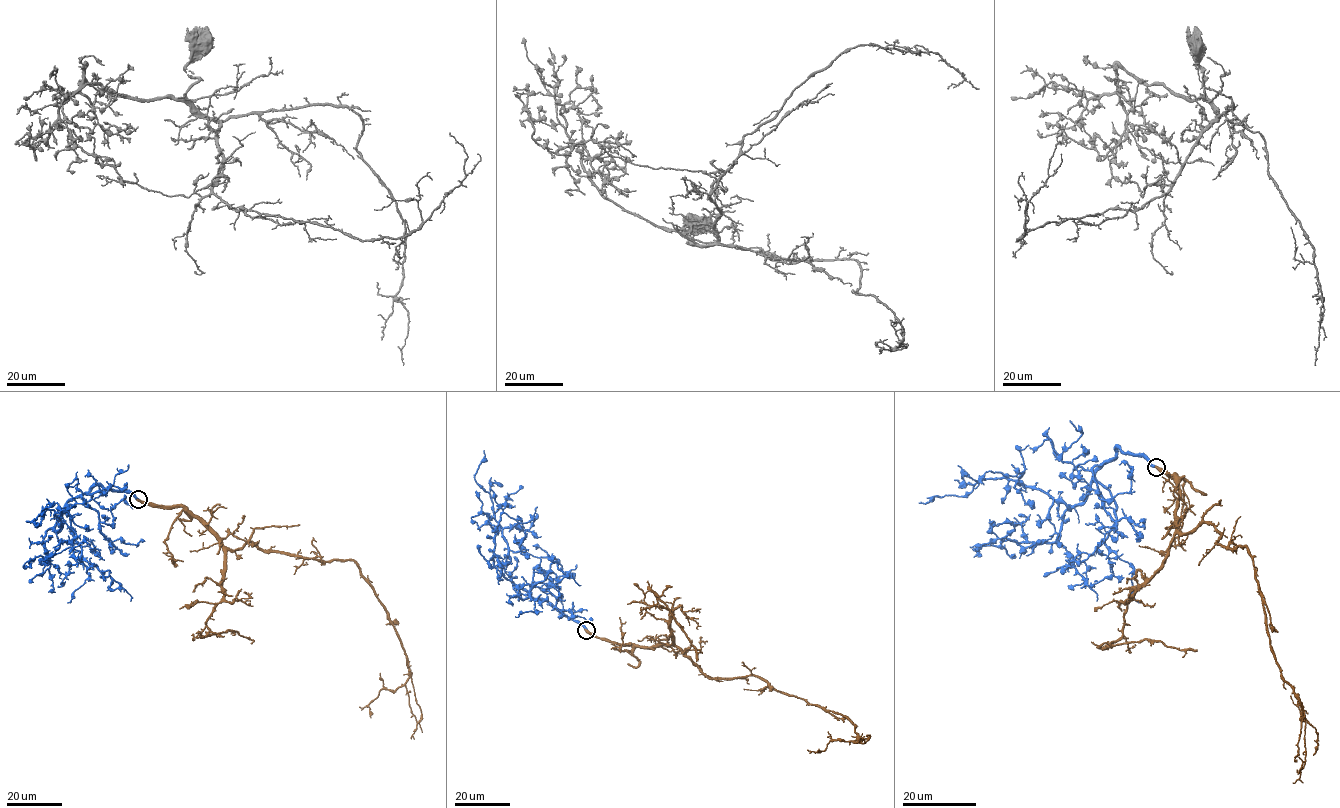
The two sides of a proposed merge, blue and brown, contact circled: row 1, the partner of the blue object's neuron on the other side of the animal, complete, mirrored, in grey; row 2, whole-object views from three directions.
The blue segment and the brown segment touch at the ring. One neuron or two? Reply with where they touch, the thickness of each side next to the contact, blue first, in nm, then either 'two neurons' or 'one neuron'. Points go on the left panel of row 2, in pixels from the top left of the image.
at (138, 499); 550 nm thick on the blue side, 600 nm on the other; one neuron

